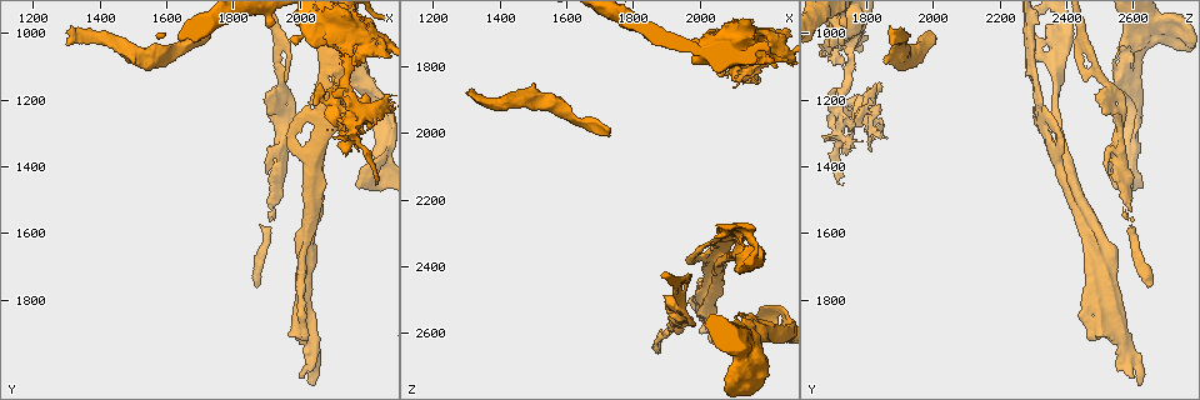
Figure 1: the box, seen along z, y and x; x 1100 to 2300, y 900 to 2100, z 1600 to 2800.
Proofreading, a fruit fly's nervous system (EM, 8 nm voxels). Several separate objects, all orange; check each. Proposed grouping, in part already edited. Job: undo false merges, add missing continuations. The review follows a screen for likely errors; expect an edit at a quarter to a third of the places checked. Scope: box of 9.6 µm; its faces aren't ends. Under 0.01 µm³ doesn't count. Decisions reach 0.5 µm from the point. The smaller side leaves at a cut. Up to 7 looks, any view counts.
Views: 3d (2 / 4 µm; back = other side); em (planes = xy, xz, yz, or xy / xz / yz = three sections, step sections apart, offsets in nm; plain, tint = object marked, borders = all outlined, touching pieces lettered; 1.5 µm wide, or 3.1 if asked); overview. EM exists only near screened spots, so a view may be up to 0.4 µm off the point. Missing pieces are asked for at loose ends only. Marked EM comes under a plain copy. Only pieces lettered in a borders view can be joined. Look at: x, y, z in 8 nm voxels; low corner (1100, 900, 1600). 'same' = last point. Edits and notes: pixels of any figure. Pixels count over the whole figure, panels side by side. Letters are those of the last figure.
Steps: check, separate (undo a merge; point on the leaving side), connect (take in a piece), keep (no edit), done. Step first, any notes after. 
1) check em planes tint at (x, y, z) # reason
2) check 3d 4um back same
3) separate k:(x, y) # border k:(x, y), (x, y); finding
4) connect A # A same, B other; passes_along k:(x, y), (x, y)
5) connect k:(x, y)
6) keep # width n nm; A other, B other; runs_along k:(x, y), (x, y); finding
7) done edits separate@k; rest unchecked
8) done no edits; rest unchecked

check em 3.1um planes borders at (2230, 1460, 1710) # an open end

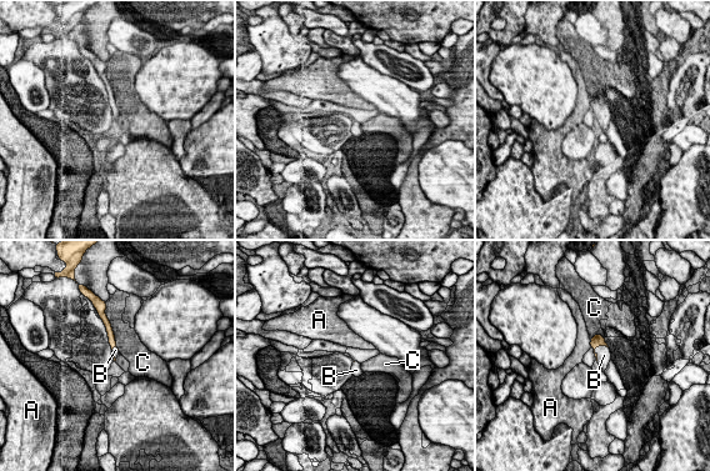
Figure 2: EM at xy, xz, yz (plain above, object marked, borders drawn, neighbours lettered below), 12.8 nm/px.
keep # longest_contact C 340 nm; A other, B other, C other; border 2:(608, 346), (595, 349), (596, 360); no lettered piece goes on from it

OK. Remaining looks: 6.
check 3d 4um at (2100, 1150, 1830) # thin end

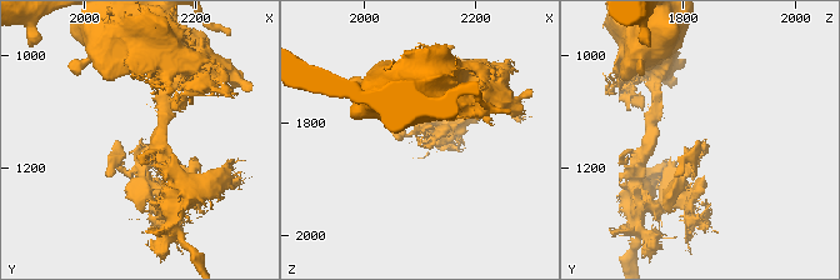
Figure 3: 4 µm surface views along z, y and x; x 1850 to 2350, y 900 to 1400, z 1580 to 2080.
check em xz step 8 borders at (2095, 1150, 1840) # shape alone is not enough

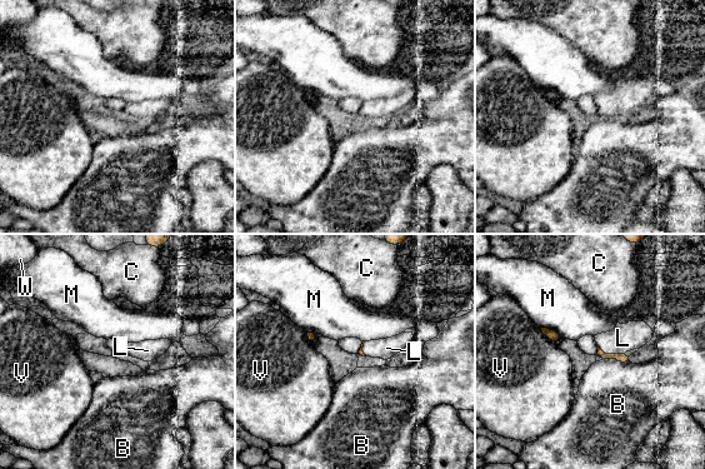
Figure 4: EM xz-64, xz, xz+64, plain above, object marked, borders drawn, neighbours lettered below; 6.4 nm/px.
check em planes borders same

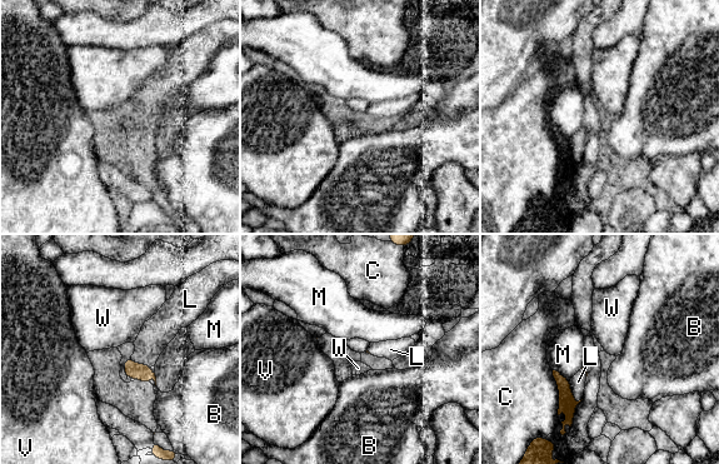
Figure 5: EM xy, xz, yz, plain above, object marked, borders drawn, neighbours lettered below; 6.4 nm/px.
keep # B other, C other, L other, M other, V other, W other; border 5:(569, 380), (572, 394), (578, 402); no lettered piece goes on from it

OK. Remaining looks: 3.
check 3d 4um back at (1320, 980, 1880) # branch stops here

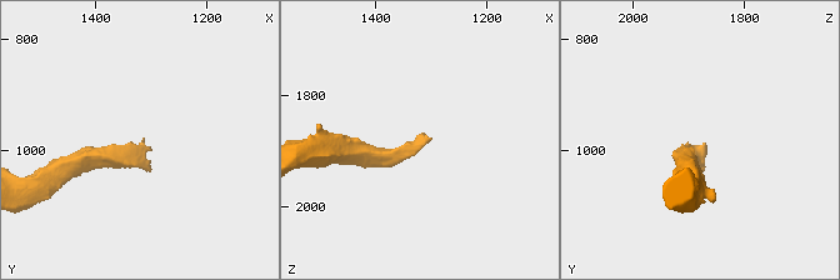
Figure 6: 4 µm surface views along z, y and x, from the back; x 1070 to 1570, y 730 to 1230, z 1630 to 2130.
check em xy step 4 borders at (1315, 975, 1875)

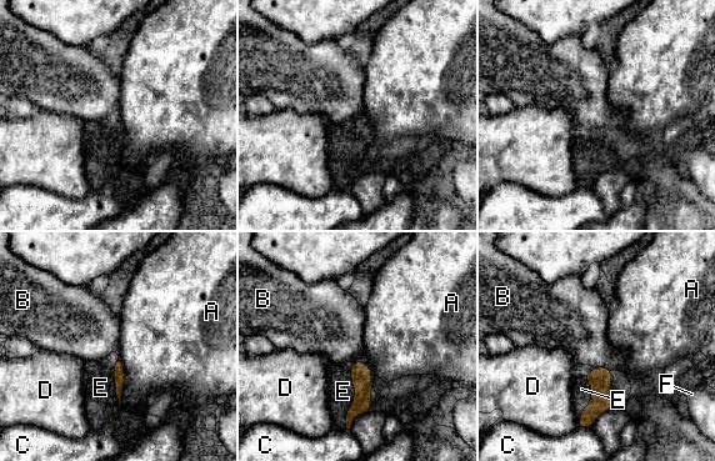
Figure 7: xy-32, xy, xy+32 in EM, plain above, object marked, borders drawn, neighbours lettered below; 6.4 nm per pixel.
check em planes borders same

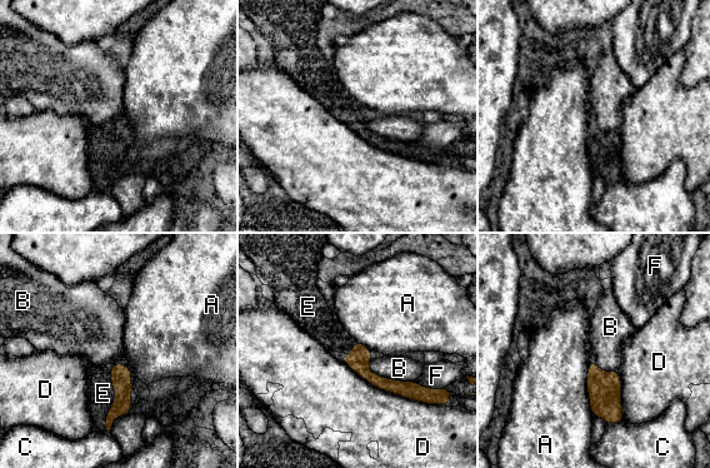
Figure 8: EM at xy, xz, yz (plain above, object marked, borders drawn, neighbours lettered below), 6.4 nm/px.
connect E # A other, B other, C other, D other, E same, F other; passes_along 8:(120, 374), (114, 398), (103, 393); it goes on there

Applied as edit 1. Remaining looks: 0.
done edits connect@8; rest unchecked

